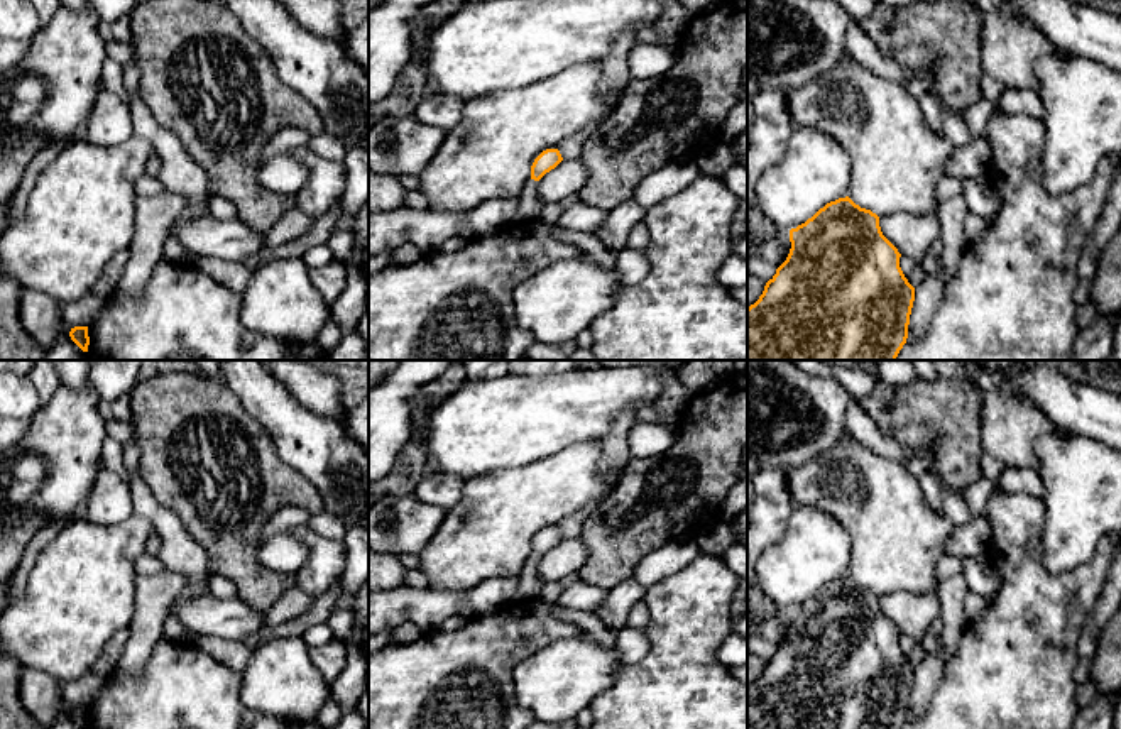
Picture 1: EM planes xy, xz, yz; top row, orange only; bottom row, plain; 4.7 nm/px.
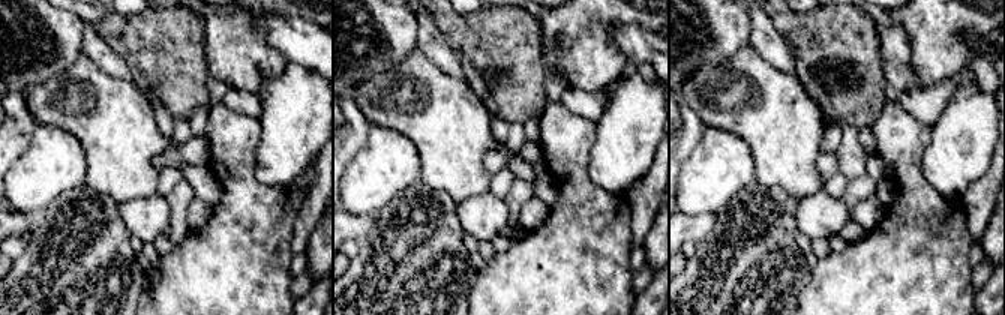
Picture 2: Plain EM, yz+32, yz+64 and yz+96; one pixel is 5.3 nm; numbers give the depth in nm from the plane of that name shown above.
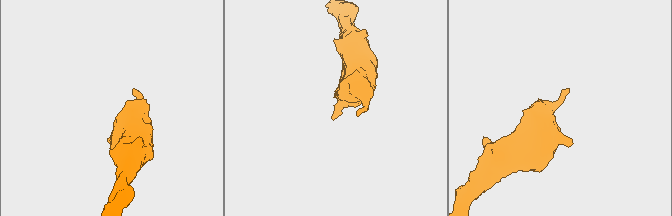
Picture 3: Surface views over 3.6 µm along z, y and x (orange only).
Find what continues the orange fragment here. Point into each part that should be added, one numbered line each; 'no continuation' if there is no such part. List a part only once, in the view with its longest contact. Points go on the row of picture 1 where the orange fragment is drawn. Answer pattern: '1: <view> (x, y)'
1: xz (530, 207)

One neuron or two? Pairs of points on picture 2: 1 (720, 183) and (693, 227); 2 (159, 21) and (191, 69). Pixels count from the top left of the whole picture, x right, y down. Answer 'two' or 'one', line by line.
1: two
2: one

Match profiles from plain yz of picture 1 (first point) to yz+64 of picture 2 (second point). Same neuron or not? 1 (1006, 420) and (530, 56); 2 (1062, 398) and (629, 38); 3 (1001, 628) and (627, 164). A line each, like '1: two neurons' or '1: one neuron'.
1: two neurons
2: one neuron
3: two neurons

